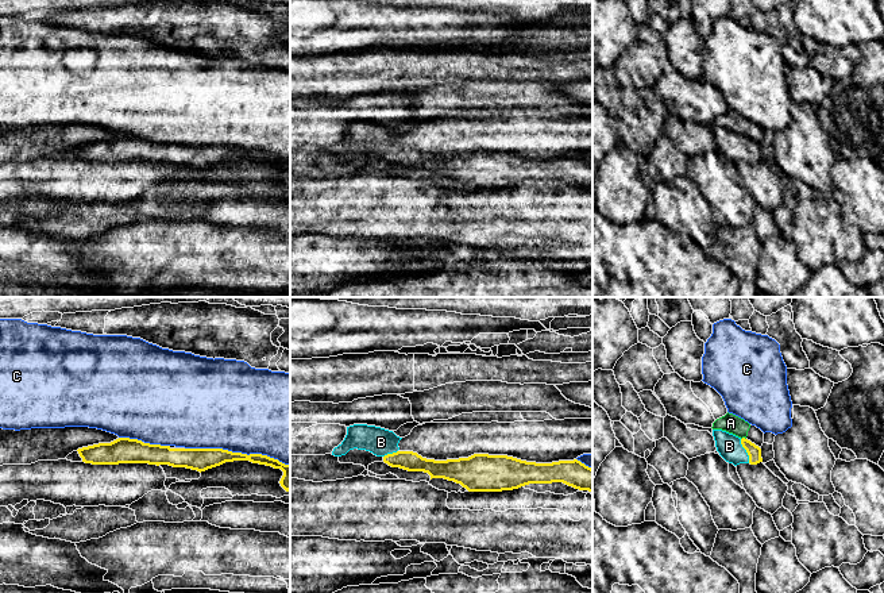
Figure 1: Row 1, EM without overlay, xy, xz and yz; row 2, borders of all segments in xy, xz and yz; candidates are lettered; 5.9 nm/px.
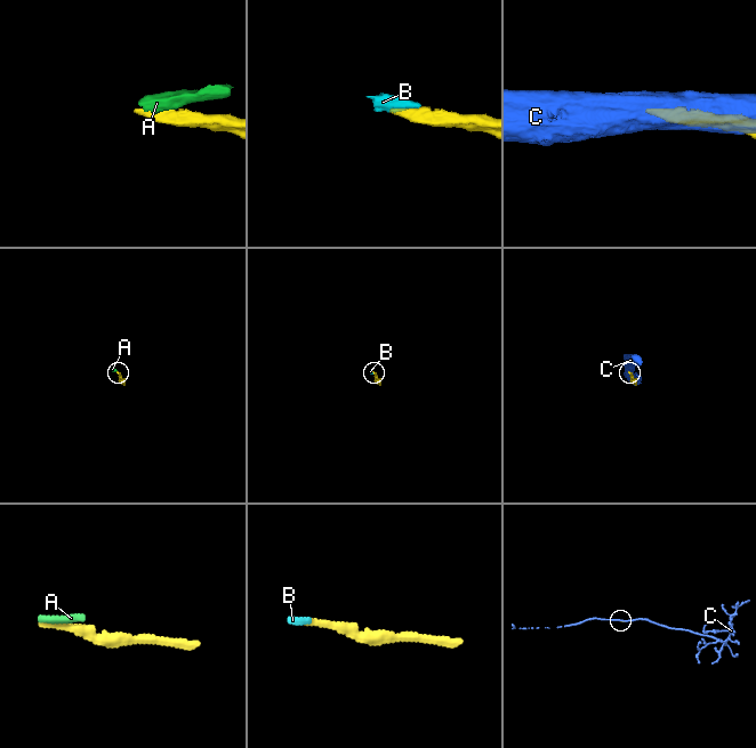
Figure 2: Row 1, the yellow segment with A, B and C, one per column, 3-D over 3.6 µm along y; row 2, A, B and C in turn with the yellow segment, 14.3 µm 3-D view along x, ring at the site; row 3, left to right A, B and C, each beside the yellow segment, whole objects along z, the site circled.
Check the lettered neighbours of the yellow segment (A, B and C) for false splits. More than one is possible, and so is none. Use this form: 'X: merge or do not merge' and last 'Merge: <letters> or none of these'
A: do not merge
B: merge
C: do not merge
Merge: B

